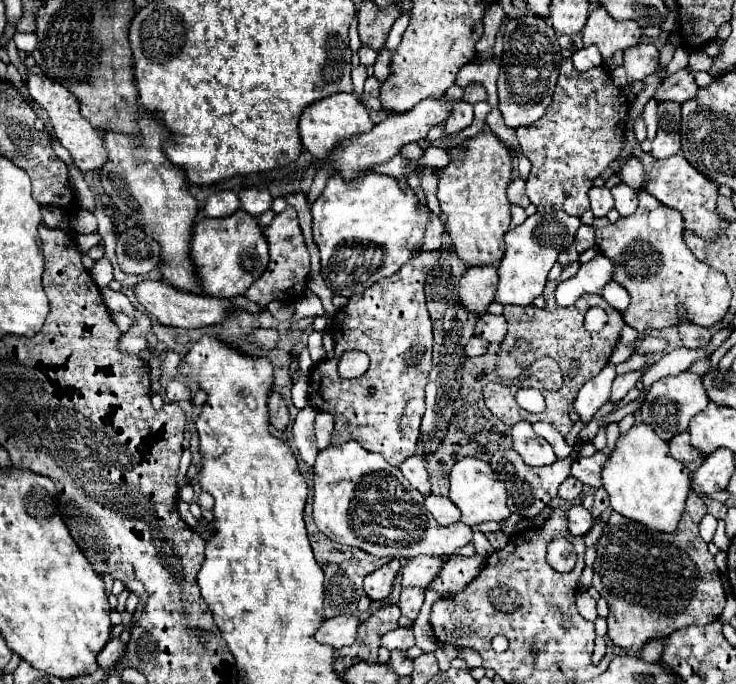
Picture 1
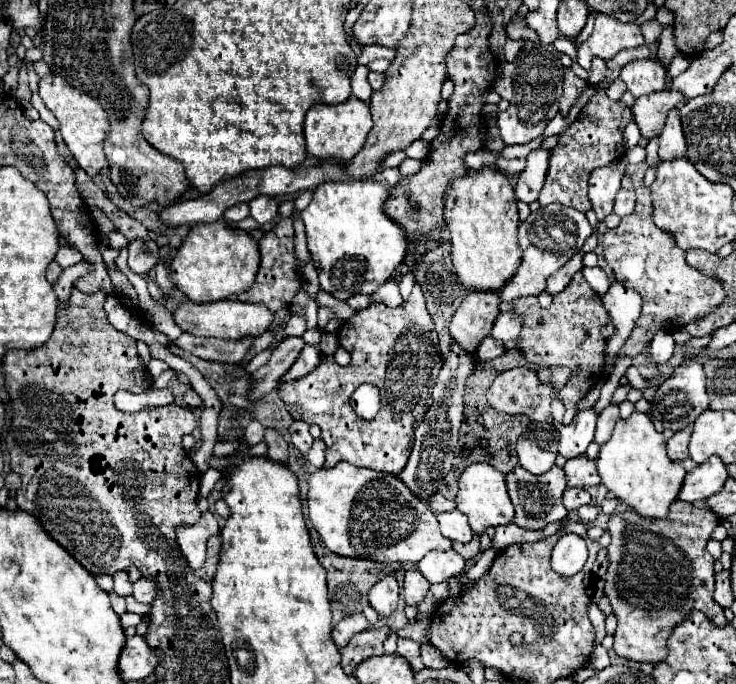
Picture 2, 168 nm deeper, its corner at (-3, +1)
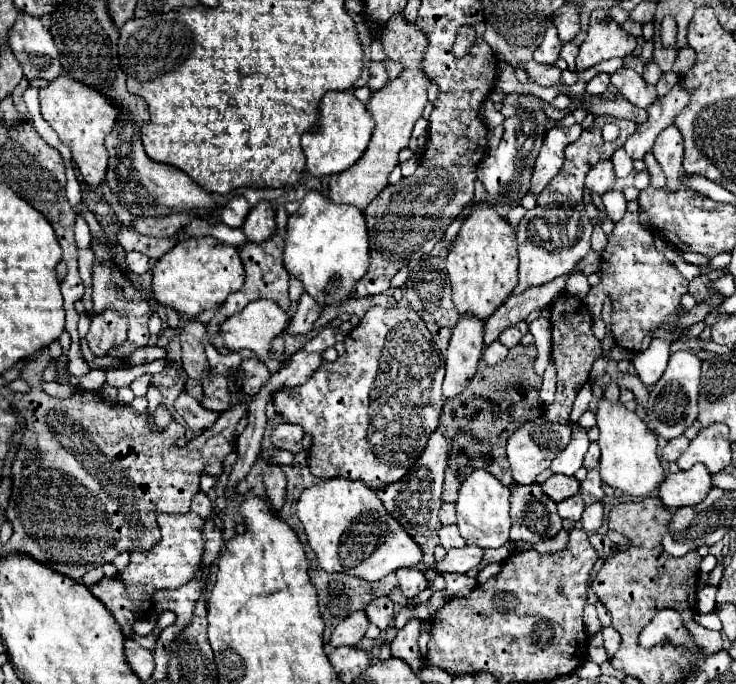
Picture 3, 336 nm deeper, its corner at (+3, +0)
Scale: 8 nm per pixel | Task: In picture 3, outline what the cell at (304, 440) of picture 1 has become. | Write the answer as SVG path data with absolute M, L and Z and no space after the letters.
M282 423L282 425L274 427L274 431L272 431L272 445L276 449L300 453L302 451L302 437L304 437L304 431L302 431L300 425Z

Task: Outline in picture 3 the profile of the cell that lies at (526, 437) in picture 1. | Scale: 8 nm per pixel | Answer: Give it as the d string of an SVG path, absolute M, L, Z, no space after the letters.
M538 417L534 421L524 423L518 431L512 433L512 437L508 439L506 451L508 451L508 461L510 461L510 469L512 469L512 477L518 485L530 485L534 483L534 479L550 467L552 459L556 455L560 455L560 451L564 451L564 447L568 445L570 439L570 425L558 425L552 423L544 417Z

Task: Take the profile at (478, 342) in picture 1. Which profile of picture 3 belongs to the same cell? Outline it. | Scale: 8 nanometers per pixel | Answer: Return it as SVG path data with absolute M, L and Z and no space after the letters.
M496 341L484 349L484 361L488 365L496 365L496 363L504 361L506 355L508 355L508 347L504 347L500 341Z

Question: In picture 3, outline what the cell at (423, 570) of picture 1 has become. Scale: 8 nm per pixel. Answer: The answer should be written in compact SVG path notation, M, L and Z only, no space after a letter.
M466 545L462 549L448 551L446 553L446 559L440 565L434 565L434 567L438 569L438 573L446 573L446 571L452 571L452 573L468 573L470 569L474 569L482 561L482 555L484 555L484 549Z

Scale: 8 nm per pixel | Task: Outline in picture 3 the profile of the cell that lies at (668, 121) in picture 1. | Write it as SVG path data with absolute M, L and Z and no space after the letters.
M670 125L666 127L656 143L654 143L654 157L656 161L660 163L666 179L668 179L668 189L670 191L678 191L680 189L680 173L682 173L682 151L684 151L684 145L682 145L682 135L680 131Z

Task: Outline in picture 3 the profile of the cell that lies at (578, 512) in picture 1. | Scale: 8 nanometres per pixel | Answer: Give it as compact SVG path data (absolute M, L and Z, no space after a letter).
M596 501L596 503L592 503L590 507L584 509L582 519L580 519L580 525L588 533L596 533L602 523L604 523L604 503L602 501Z

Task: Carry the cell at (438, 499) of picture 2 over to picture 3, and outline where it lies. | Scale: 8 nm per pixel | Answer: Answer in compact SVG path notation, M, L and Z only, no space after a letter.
M444 503L440 509L440 521L442 525L454 525L456 523L456 509L452 503Z

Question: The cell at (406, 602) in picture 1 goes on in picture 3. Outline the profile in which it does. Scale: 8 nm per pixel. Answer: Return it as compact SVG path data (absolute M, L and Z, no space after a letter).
M416 567L400 569L400 571L396 571L396 577L400 581L400 591L404 593L406 599L412 599L412 597L416 597L418 593L422 593L426 589L424 573Z

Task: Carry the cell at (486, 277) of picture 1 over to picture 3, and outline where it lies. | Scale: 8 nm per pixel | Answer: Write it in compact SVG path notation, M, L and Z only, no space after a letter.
M462 315L454 327L448 351L446 351L446 377L444 377L444 399L456 399L476 375L478 361L482 357L484 323L472 315Z

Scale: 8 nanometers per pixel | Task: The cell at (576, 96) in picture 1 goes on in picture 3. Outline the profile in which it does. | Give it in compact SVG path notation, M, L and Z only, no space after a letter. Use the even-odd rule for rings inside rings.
M596 117L592 129L582 131L580 139L566 149L566 161L564 161L560 173L558 173L558 175L550 181L550 185L538 195L538 205L548 205L548 203L568 203L568 205L576 205L576 203L580 203L580 201L582 201L582 189L584 189L584 177L586 177L586 173L590 171L590 167L596 165L596 163L602 161L602 159L610 159L610 155L624 145L626 137L630 137L630 135L634 133L634 129L636 129L636 123L630 123L628 119L624 121L624 119L616 119L616 117ZM606 123L616 123L616 125L620 127L620 137L618 137L616 141L612 141L612 143L606 143L606 141L602 139L602 131L600 131L600 129L602 129Z

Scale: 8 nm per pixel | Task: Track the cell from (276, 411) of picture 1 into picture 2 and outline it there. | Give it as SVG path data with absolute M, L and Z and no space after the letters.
M268 428L264 438L268 442L268 458L282 458L282 462L288 462L288 442L284 440L284 436L276 428Z

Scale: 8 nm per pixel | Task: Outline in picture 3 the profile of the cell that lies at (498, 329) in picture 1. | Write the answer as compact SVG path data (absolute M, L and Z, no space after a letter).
M522 321L522 323L518 323L518 325L514 325L514 327L510 327L510 329L506 329L506 331L502 331L502 335L500 335L500 343L504 343L506 347L516 347L520 341L522 341L522 337L528 333L528 323L526 321Z

